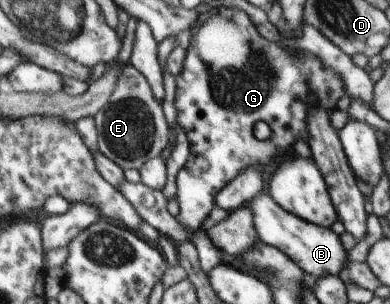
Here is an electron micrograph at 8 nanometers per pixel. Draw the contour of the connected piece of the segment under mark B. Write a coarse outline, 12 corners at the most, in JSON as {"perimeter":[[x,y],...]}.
{"perimeter":[[269,194],[248,206],[261,242],[299,265],[312,288],[341,276],[348,253],[331,228]]}

